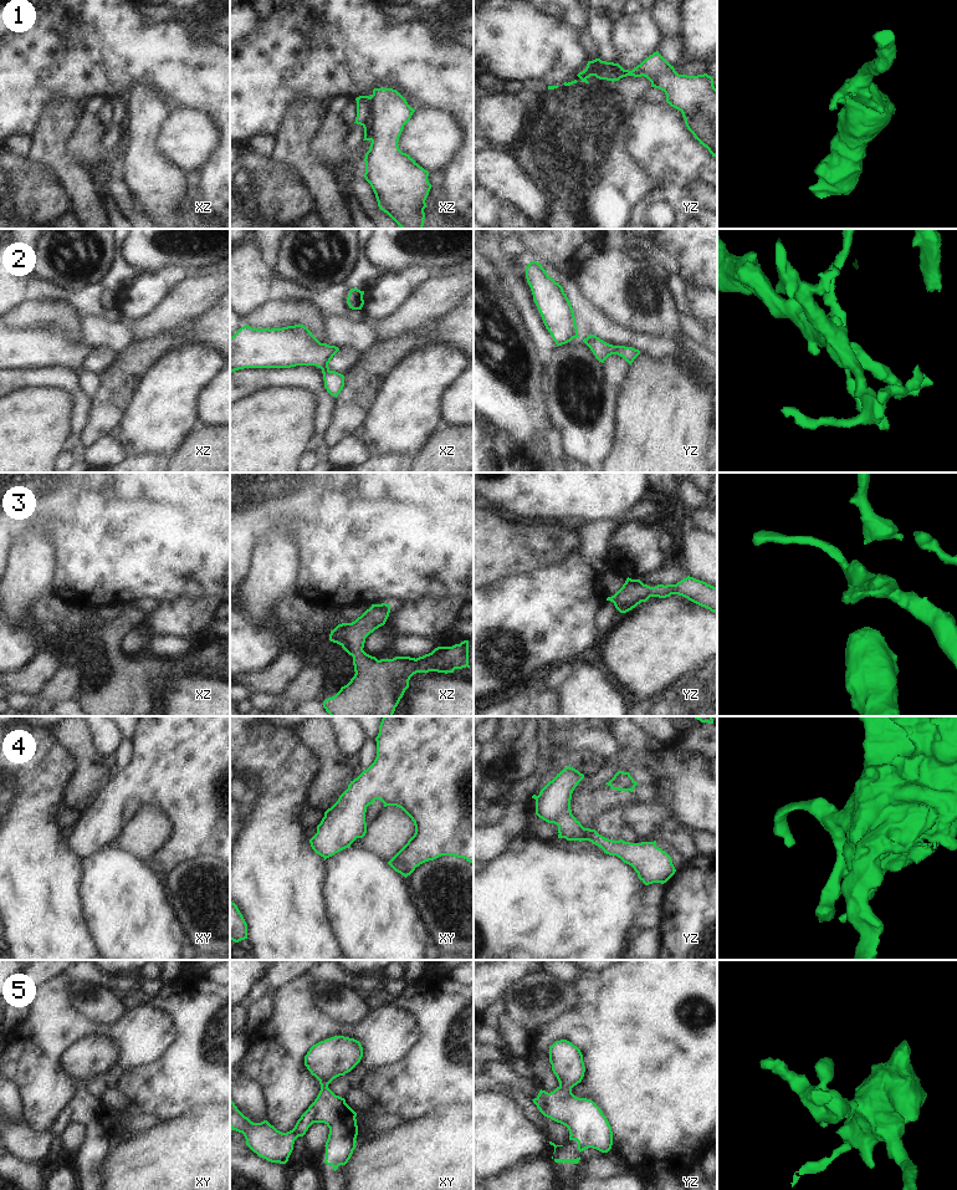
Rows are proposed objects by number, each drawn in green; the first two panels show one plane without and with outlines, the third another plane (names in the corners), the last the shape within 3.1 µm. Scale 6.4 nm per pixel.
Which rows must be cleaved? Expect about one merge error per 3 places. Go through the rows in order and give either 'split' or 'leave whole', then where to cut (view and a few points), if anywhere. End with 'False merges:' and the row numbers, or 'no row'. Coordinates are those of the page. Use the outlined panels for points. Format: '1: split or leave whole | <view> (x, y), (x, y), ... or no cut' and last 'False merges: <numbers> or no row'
1: split | xz (368, 97), (368, 107), (372, 115), (372, 139)
2: leave whole | no cut
3: leave whole | no cut
4: leave whole | no cut
5: leave whole | no cut
False merges: 1

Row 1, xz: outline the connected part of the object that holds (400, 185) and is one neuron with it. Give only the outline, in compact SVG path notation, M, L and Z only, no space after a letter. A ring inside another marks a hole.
M374 88L369 97L372 118L372 143L365 153L364 178L370 184L380 210L387 213L401 229L423 229L428 206L425 200L431 189L429 172L420 167L409 154L399 149L399 137L413 113L406 99L393 88Z

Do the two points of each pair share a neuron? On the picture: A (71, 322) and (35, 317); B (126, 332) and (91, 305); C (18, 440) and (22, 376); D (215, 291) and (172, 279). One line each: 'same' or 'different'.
A: same
B: different
C: different
D: different

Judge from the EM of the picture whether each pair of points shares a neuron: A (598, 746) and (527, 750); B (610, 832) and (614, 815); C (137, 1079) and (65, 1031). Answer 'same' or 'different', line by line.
A: different
B: same
C: different

